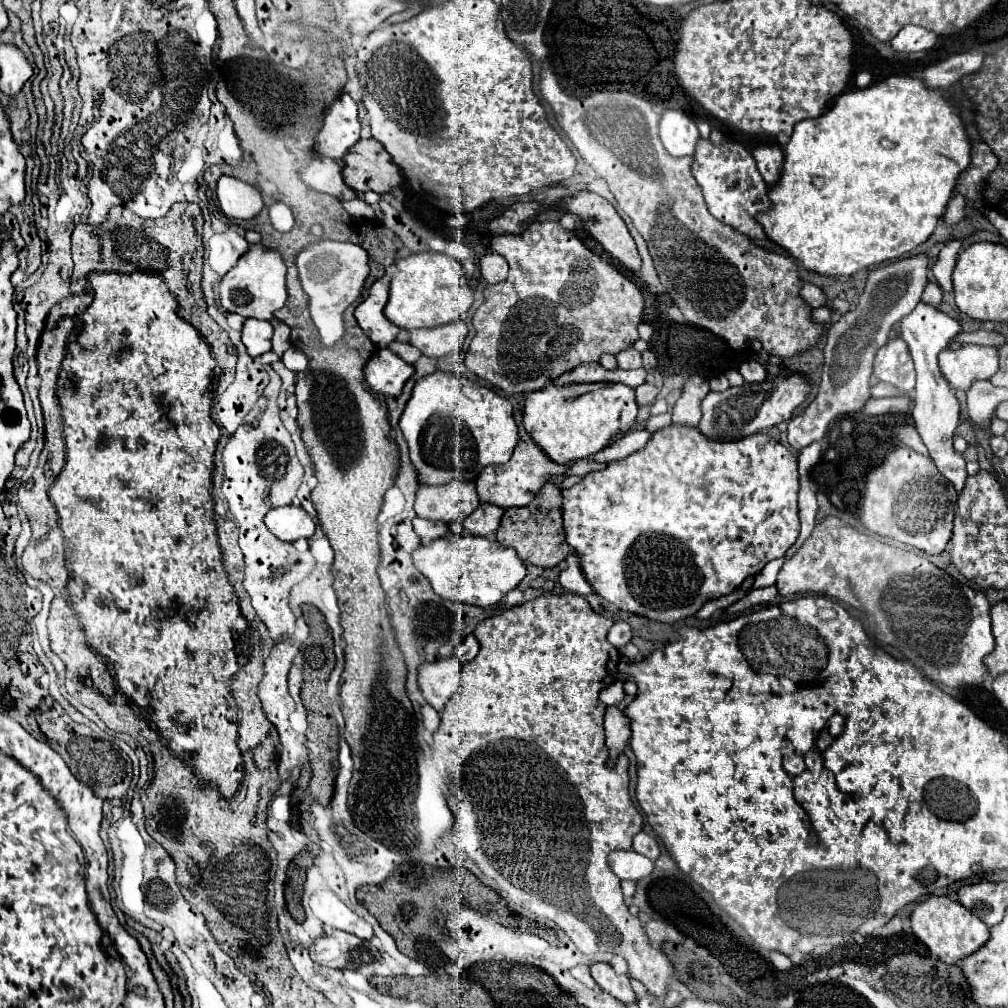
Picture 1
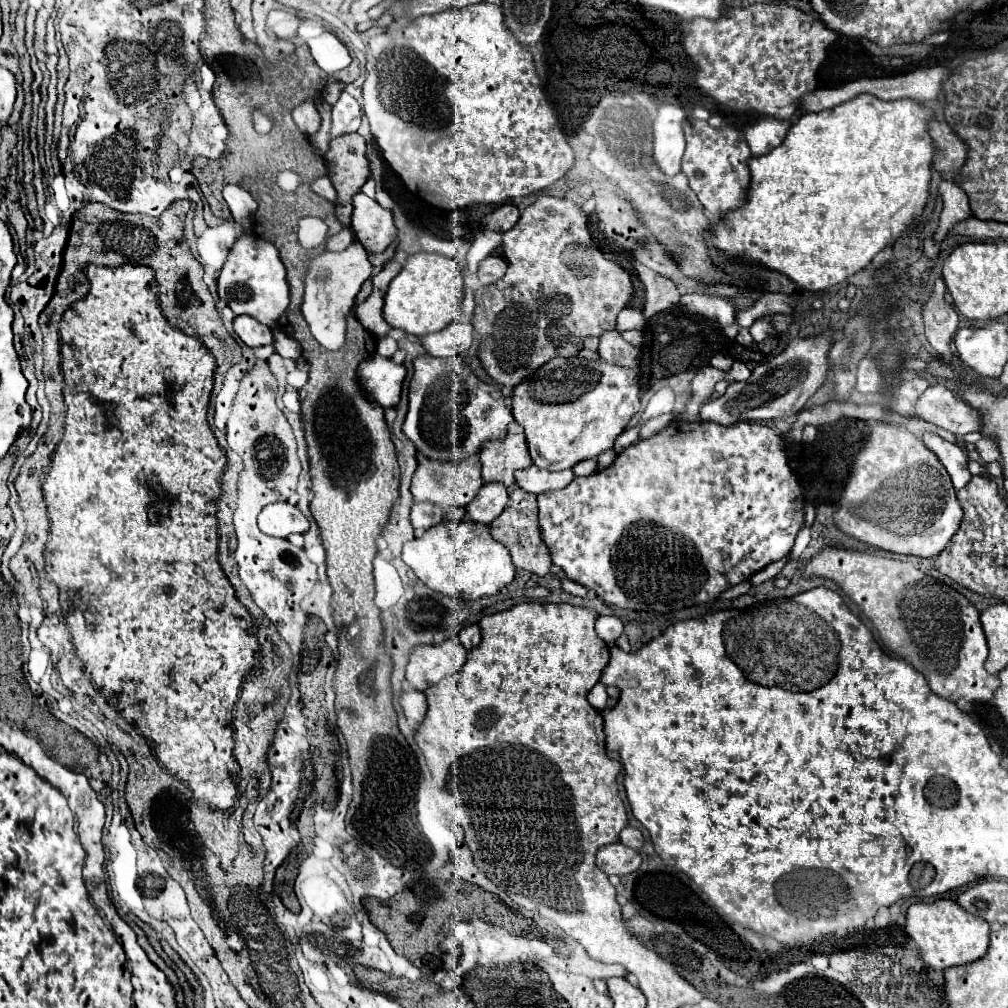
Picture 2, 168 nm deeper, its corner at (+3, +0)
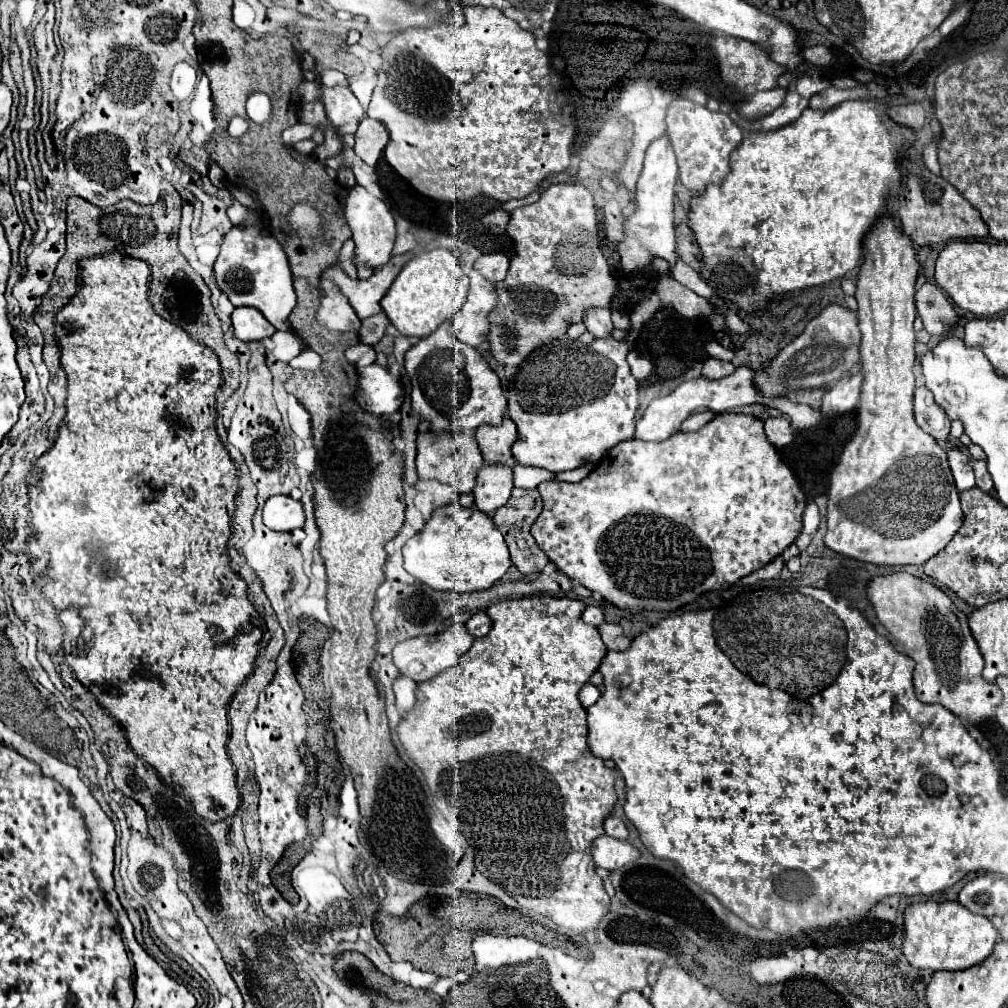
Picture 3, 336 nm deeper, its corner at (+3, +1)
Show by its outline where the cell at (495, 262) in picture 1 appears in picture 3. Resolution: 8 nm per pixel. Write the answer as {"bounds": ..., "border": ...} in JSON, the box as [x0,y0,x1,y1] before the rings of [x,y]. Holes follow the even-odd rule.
{"bounds":[474,254,508,282],"border":[[[482,254],[474,262],[474,268],[490,282],[500,282],[506,278],[508,272],[508,258],[504,254]]]}

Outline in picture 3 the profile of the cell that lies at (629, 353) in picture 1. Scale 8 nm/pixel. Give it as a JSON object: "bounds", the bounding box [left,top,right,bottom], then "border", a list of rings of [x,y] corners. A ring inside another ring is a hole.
{"bounds":[584,308,614,338],"border":[[[610,308],[588,310],[588,314],[584,314],[584,326],[594,334],[594,338],[606,338],[614,328],[610,322]]]}

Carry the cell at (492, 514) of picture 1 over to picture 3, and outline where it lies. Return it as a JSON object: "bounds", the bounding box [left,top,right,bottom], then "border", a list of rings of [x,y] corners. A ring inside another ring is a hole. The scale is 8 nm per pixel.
{"bounds":[474,466,514,514],"border":[[[488,466],[480,468],[474,486],[474,502],[476,508],[494,514],[500,506],[504,506],[510,498],[514,484],[512,484],[512,466]]]}

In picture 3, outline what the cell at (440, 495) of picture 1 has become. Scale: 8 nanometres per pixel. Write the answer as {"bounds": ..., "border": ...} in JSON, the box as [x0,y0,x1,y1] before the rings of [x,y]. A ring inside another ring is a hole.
{"bounds":[416,432,484,494],"border":[[[418,432],[416,438],[418,444],[418,456],[416,456],[416,468],[418,478],[436,478],[444,484],[454,486],[460,494],[472,492],[476,484],[476,472],[484,464],[484,458],[480,454],[478,442],[474,434],[432,434],[432,432]]]}

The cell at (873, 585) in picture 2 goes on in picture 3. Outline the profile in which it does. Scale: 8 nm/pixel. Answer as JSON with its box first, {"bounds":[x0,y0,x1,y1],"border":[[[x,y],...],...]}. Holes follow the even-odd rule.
{"bounds":[868,572,1002,722],"border":[[[896,572],[874,578],[868,584],[868,598],[878,620],[900,642],[914,662],[914,690],[924,704],[942,704],[964,722],[982,722],[994,716],[1002,694],[996,684],[982,678],[984,660],[972,640],[968,618],[936,586],[908,574]]]}

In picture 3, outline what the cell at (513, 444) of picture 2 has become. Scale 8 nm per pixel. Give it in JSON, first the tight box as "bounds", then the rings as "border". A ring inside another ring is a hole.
{"bounds":[476,414,516,464],"border":[[[504,414],[500,426],[480,426],[480,430],[476,430],[476,440],[482,456],[490,464],[506,464],[512,458],[510,446],[516,442],[516,438],[516,424],[508,414]]]}

